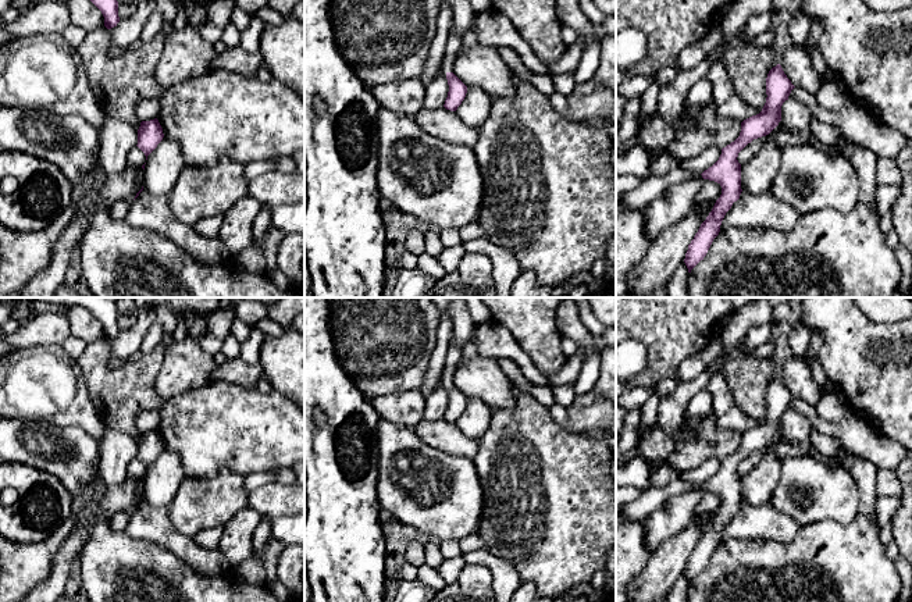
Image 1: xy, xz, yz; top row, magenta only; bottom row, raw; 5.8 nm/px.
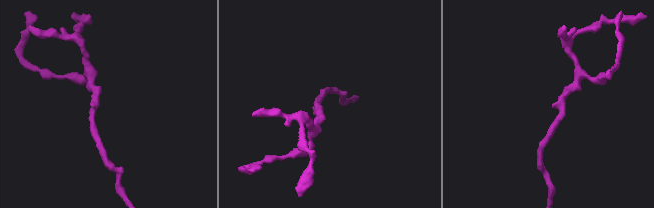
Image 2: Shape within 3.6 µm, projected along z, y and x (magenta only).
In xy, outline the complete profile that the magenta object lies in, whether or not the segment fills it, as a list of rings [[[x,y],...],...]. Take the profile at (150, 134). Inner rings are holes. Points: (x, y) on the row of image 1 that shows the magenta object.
[[[157,118],[150,121],[142,121],[138,129],[138,147],[147,156],[157,147],[163,140],[163,128]]]

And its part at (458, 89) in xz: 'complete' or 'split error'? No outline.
split error

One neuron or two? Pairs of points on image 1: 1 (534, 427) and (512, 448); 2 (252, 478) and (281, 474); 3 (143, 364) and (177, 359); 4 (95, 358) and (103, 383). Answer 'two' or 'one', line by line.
1: one
2: one
3: two
4: one

